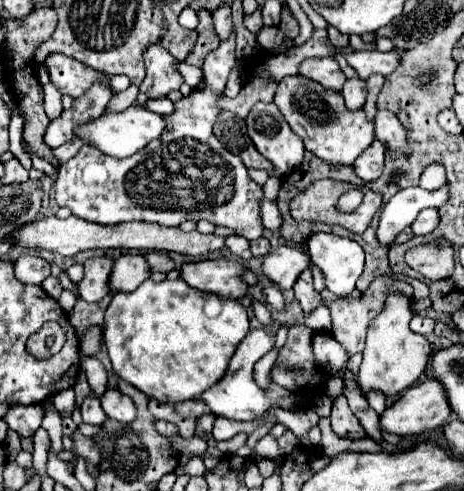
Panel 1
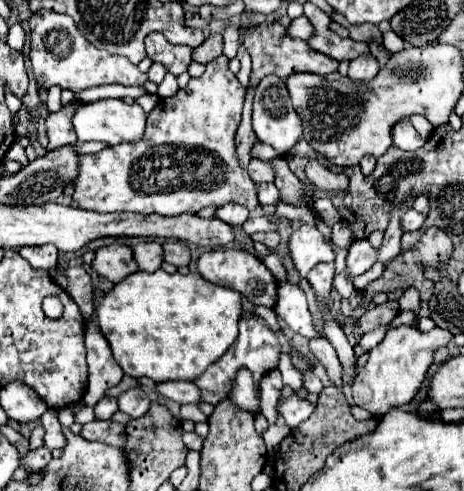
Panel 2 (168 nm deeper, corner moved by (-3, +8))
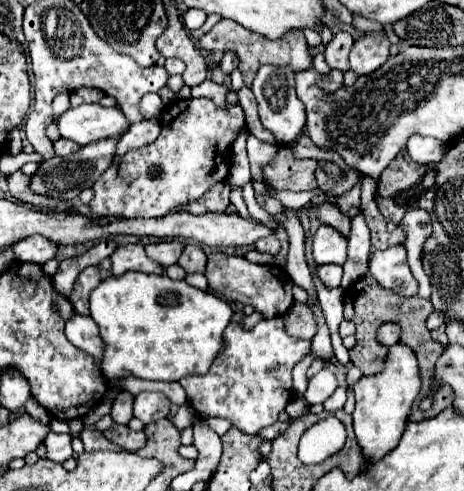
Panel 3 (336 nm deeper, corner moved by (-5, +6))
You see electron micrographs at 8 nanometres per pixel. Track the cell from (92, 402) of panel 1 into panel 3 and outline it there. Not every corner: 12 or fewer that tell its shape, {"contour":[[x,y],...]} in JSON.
{"contour":[[128,392],[120,394],[110,408],[116,424],[128,424],[132,418],[132,400]]}

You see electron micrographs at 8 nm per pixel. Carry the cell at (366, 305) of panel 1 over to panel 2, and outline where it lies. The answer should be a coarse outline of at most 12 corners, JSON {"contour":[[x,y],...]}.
{"contour":[[398,302],[368,308],[358,330],[370,332],[392,322],[398,314]]}

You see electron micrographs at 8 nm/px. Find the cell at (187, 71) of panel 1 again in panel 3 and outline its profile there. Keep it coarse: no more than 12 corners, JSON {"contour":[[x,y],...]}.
{"contour":[[214,80],[192,86],[192,96],[208,96],[224,104],[226,90]]}

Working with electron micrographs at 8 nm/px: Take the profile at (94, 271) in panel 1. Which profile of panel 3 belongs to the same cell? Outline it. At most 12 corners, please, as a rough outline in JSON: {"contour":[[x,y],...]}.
{"contour":[[124,244],[110,256],[112,276],[128,270],[160,274],[164,268],[142,244]]}

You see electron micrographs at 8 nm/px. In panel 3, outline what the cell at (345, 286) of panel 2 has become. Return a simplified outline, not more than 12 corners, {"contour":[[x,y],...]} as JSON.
{"contour":[[330,226],[312,238],[316,266],[348,260],[346,238]]}

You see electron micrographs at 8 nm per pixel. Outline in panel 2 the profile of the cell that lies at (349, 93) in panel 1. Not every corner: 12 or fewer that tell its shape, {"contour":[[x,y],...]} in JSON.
{"contour":[[372,54],[350,60],[350,80],[364,82],[378,74]]}

